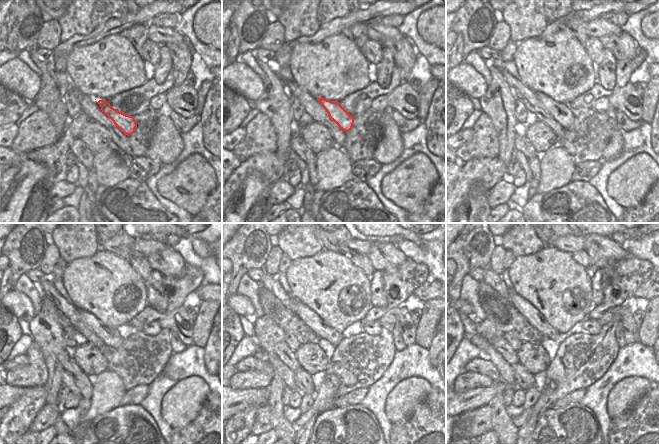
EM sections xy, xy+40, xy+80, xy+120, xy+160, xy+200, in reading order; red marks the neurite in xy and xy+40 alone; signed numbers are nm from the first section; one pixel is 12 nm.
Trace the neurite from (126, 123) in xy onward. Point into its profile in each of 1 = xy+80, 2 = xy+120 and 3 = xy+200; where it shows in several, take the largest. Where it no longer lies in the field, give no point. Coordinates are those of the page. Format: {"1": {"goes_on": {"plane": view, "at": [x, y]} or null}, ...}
{"1": {"goes_on": {"plane": "xy+80", "at": [561, 112]}}, "2": {"goes_on": {"plane": "xy+120", "at": [110, 336]}}, "3": {"goes_on": {"plane": "xy+200", "at": [533, 316]}}}

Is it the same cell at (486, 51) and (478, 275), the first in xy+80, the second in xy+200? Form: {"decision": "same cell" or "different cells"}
{"decision": "same cell"}

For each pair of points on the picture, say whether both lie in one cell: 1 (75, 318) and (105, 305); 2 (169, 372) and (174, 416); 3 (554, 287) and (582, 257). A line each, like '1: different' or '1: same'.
1: different
2: different
3: different

